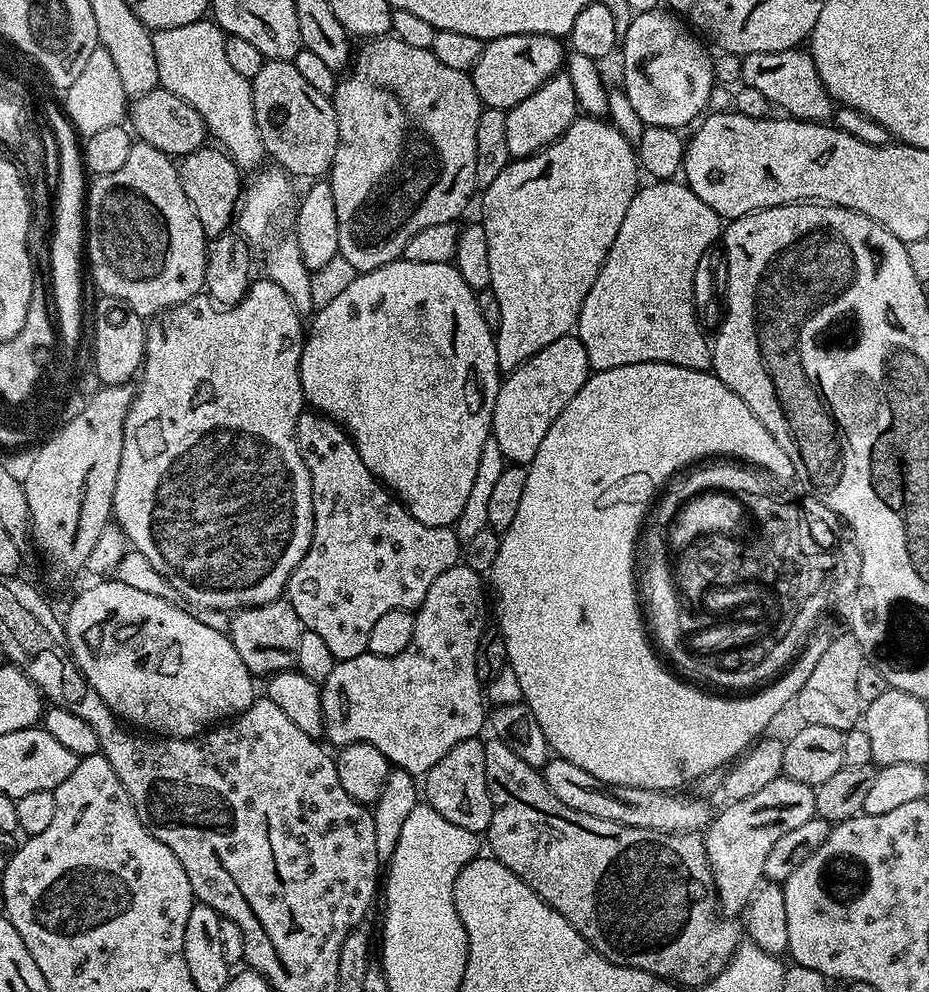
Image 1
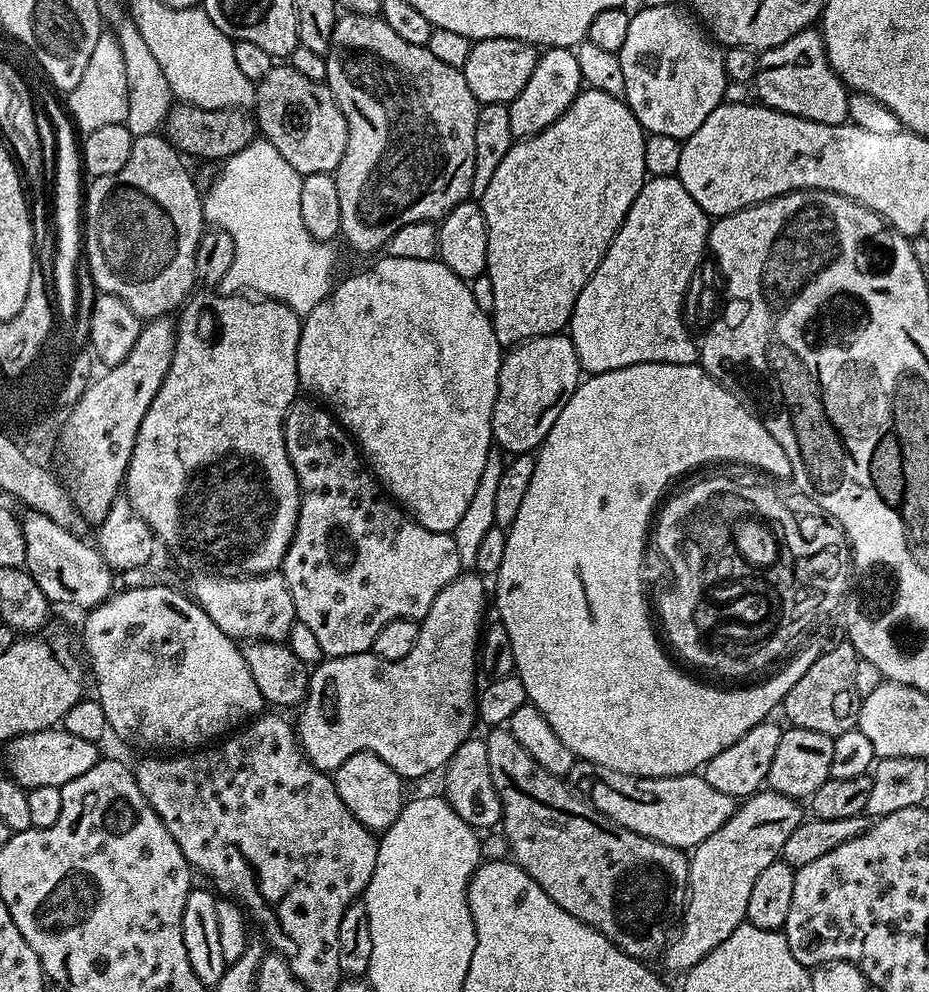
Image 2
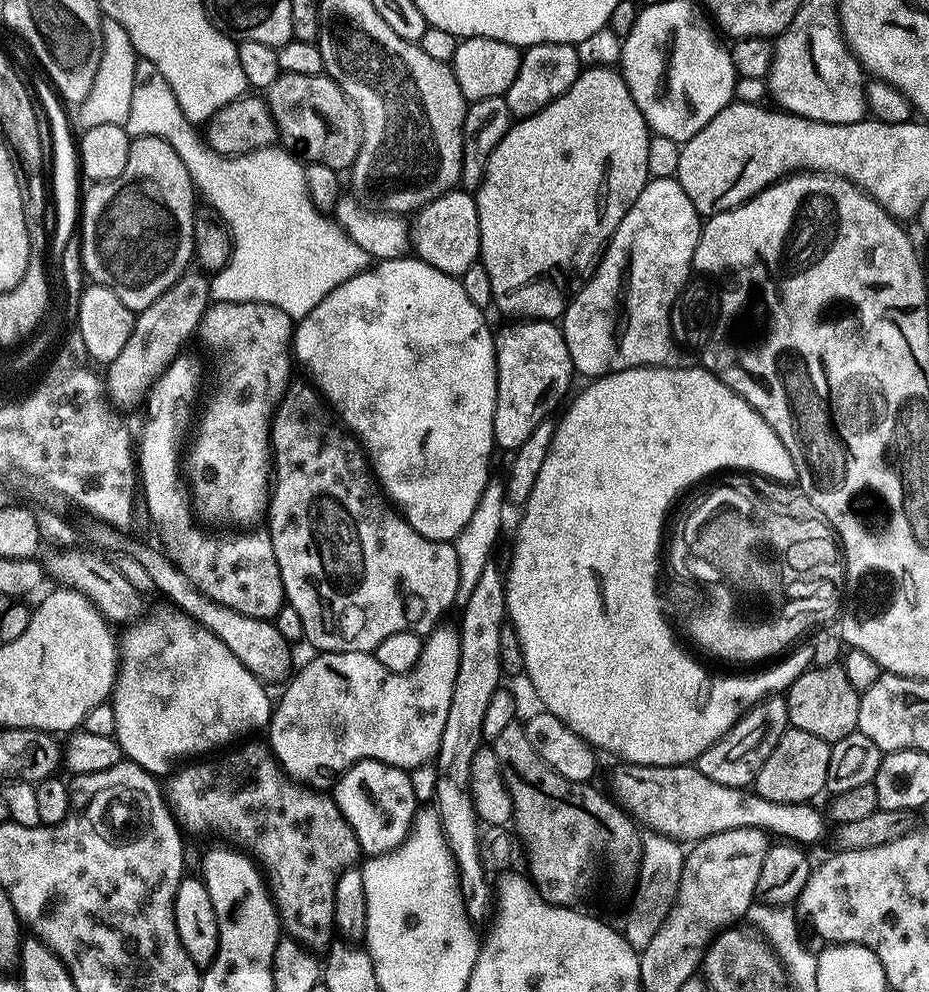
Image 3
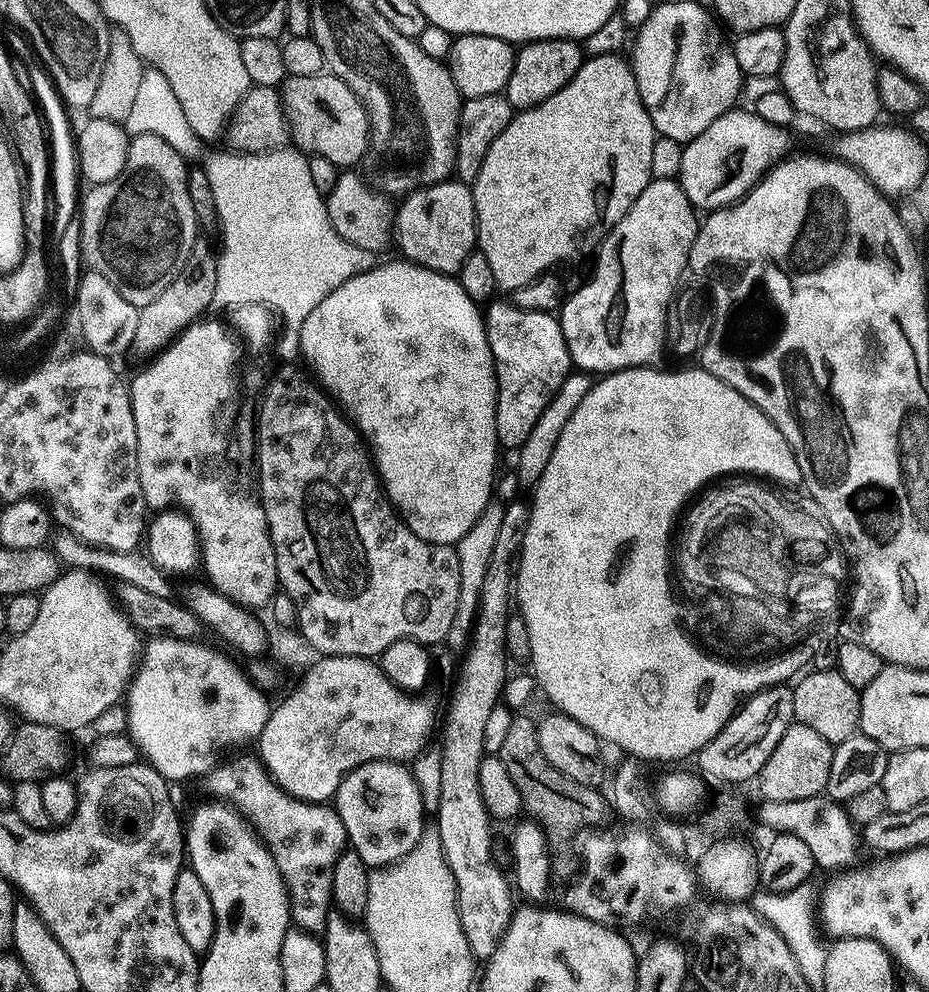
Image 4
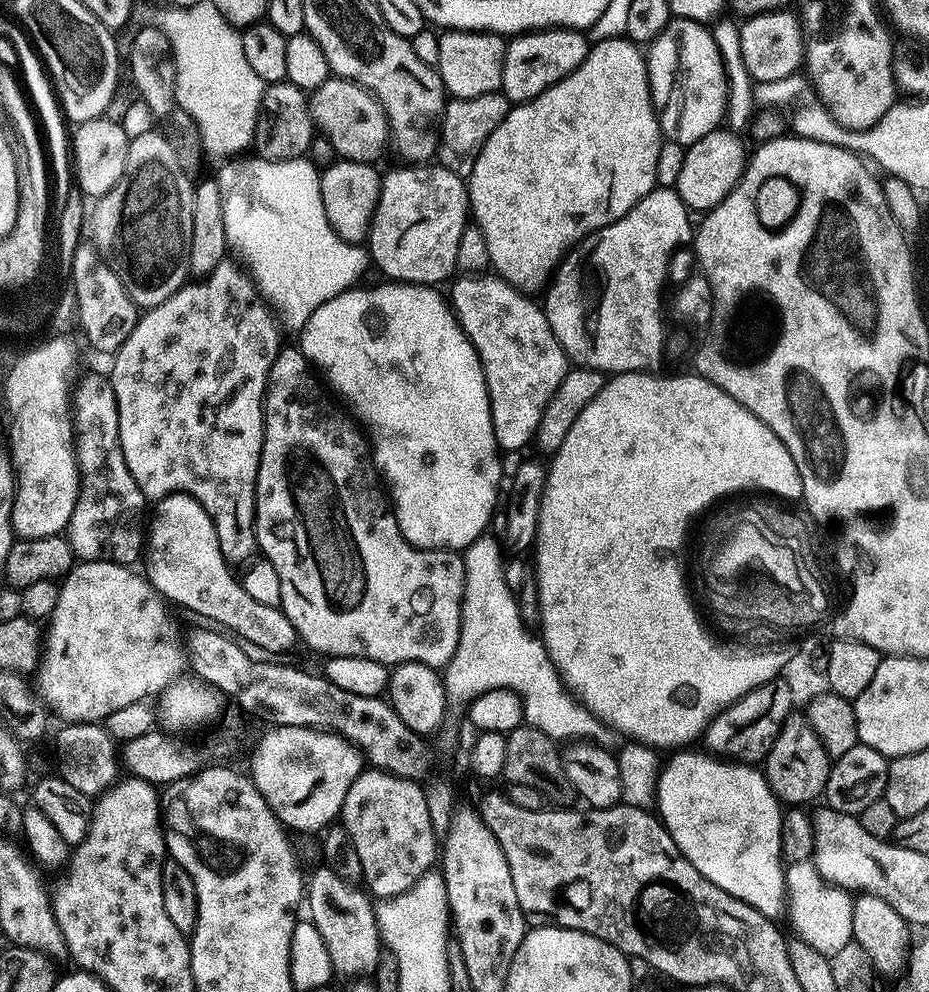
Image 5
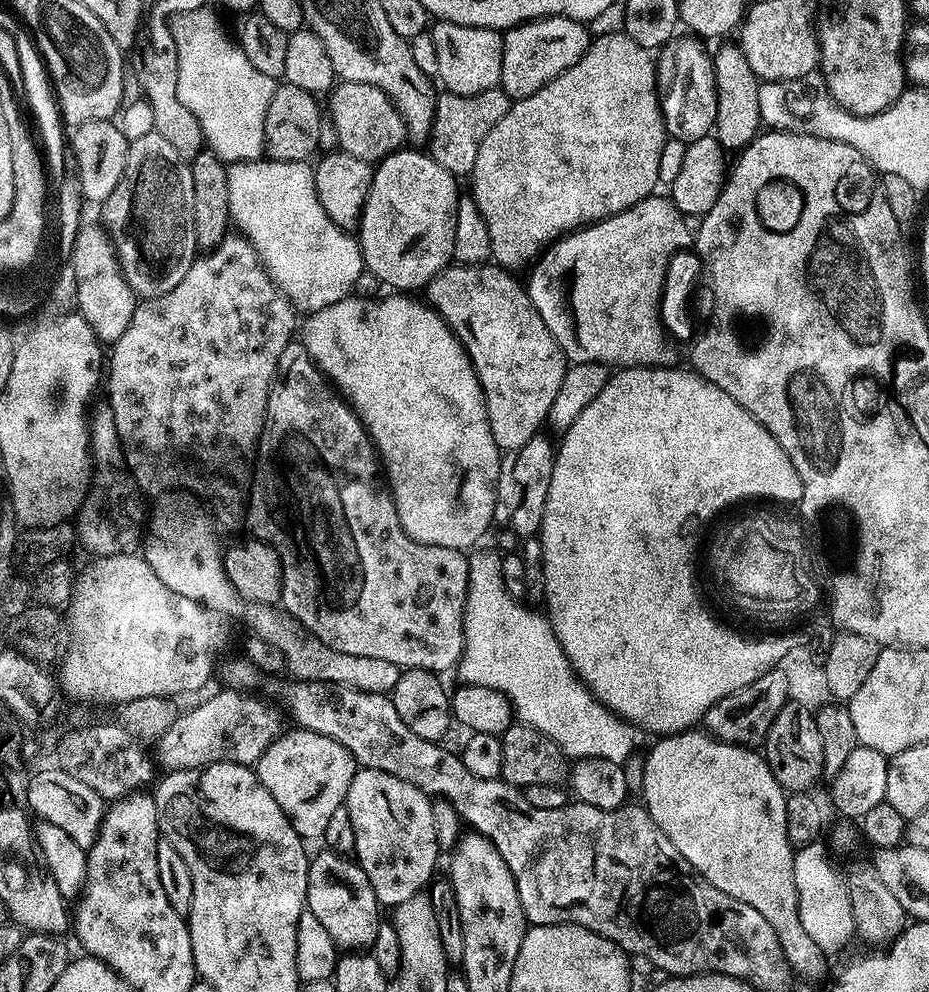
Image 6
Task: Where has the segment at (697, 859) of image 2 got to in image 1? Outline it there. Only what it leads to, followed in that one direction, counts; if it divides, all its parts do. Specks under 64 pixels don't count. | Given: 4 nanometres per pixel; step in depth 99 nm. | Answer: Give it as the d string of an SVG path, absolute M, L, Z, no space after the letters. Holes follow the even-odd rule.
M781 774L763 790L758 790L758 794L725 803L725 808L713 815L712 823L708 825L703 837L716 883L718 904L725 913L743 913L747 909L749 900L764 880L766 857L774 842L778 842L782 834L802 826L802 822L813 820L816 816L815 797L813 785L794 782Z

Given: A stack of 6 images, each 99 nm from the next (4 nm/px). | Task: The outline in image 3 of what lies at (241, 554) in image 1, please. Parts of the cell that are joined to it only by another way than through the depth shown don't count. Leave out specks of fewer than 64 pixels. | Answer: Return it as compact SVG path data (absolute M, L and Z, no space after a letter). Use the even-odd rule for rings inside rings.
M212 302L204 317L200 320L198 329L198 340L208 347L208 352L212 355L212 364L216 367L216 385L212 388L212 393L208 396L208 401L204 404L204 413L200 416L200 425L196 428L196 437L192 440L192 445L187 445L182 456L182 476L186 481L187 491L190 493L190 507L195 519L201 525L213 524L216 528L236 528L232 530L252 530L256 524L265 519L270 501L270 477L273 475L272 466L272 416L276 412L276 407L280 404L280 399L284 397L292 376L292 364L294 368L294 321L291 316L278 310L278 306L273 304L259 304L258 302Z

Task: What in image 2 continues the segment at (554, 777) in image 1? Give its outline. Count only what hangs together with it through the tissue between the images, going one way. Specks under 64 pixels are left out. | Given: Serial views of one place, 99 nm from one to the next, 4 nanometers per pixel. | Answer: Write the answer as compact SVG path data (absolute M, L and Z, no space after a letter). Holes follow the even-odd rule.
M577 760L569 770L566 780L577 793L586 793L590 803L599 812L606 814L606 818L618 822L618 826L626 826L626 830L634 830L634 834L642 834L654 842L662 842L666 846L674 846L681 850L694 849L706 838L710 838L710 834L714 834L714 830L721 828L735 814L738 807L737 797L722 794L722 790L714 790L714 786L710 786L710 782L706 782L700 774L646 778L622 774L606 766L591 764L589 760Z

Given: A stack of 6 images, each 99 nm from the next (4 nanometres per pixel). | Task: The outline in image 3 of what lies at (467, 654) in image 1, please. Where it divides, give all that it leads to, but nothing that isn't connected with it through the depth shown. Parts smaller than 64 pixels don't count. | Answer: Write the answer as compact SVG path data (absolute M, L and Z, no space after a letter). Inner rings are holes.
M437 626L427 636L423 637L422 654L418 658L416 665L409 672L386 670L386 666L382 666L382 662L378 662L375 655L370 652L321 652L313 655L313 660L309 664L302 665L300 673L298 673L298 668L295 675L283 685L283 688L285 687L284 693L281 694L280 700L278 696L278 699L275 701L271 721L266 728L266 733L268 732L269 736L267 739L270 741L272 753L280 767L293 780L317 790L324 790L329 787L330 782L335 781L339 777L341 772L346 771L350 765L356 764L360 760L377 760L378 762L393 764L395 768L403 768L405 770L411 770L423 764L432 764L435 761L438 750L442 746L442 730L446 726L446 714L450 711L450 698L454 698L454 678L458 678L459 670L460 633L455 627L444 627Z

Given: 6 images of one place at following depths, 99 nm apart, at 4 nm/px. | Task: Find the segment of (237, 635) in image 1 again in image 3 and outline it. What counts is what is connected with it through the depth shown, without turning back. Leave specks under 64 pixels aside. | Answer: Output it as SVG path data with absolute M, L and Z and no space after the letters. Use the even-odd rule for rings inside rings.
M181 354L157 378L147 394L147 419L138 439L138 484L142 490L144 487L144 504L160 535L159 547L197 591L238 614L275 621L278 613L286 606L286 597L282 574L274 558L274 546L267 531L236 534L233 540L224 540L219 544L214 537L199 532L204 530L193 522L189 493L181 487L178 461L182 450L180 434L188 420L188 403L196 394L197 380L191 358L188 354Z

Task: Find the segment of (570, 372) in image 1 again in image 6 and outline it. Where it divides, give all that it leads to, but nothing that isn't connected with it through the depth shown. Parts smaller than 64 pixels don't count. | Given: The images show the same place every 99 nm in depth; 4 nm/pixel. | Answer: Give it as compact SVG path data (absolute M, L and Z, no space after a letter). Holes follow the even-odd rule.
M492 262L453 263L439 272L426 286L430 302L428 304L434 309L436 316L452 329L453 336L464 345L468 359L472 362L472 369L480 379L490 430L494 434L494 442L501 450L515 450L526 446L526 442L530 442L530 438L534 438L545 427L550 406L554 406L554 397L558 395L562 378L568 369L564 351L532 305L527 287L521 281L519 284L512 276L515 275L509 269Z

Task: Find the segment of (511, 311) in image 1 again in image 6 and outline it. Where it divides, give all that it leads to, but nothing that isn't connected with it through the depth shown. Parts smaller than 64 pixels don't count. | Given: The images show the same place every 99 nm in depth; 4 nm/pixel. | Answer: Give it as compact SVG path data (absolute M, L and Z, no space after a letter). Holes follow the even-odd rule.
M624 31L595 37L582 54L582 58L578 58L578 62L570 66L570 70L558 74L558 78L542 86L542 90L538 90L533 96L513 102L506 118L502 118L502 122L498 122L498 126L494 126L490 134L486 134L482 146L478 146L478 162L474 162L474 170L470 174L470 181L472 180L470 195L475 200L482 218L486 218L486 230L490 230L492 260L499 267L516 270L519 264L528 259L531 261L541 249L559 240L561 236L624 212L657 191L660 184L658 158L662 158L666 131L662 96L657 89L656 63L653 53L647 48L638 46L638 42L634 42L634 38L630 38Z

